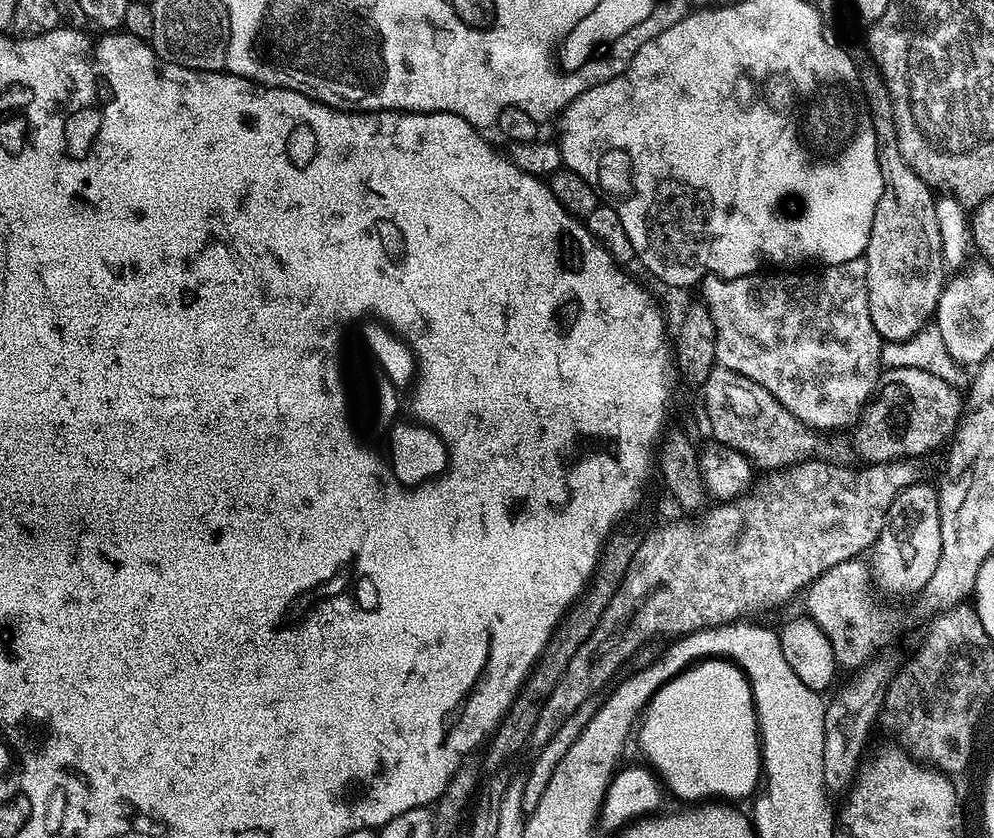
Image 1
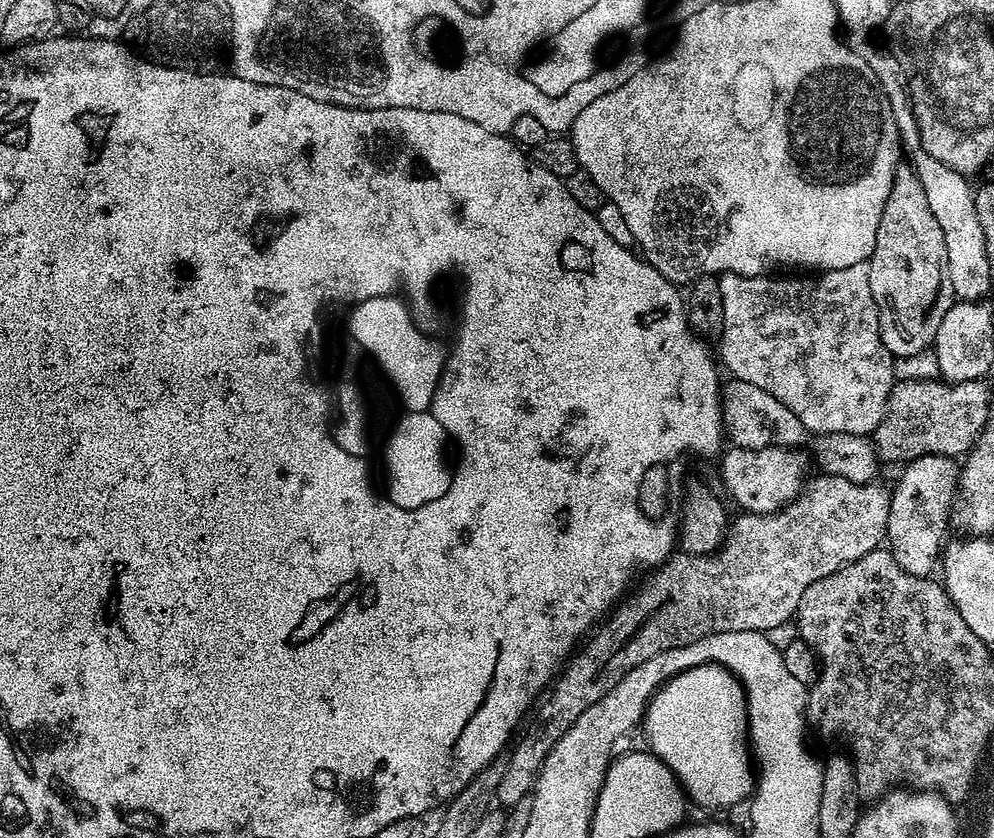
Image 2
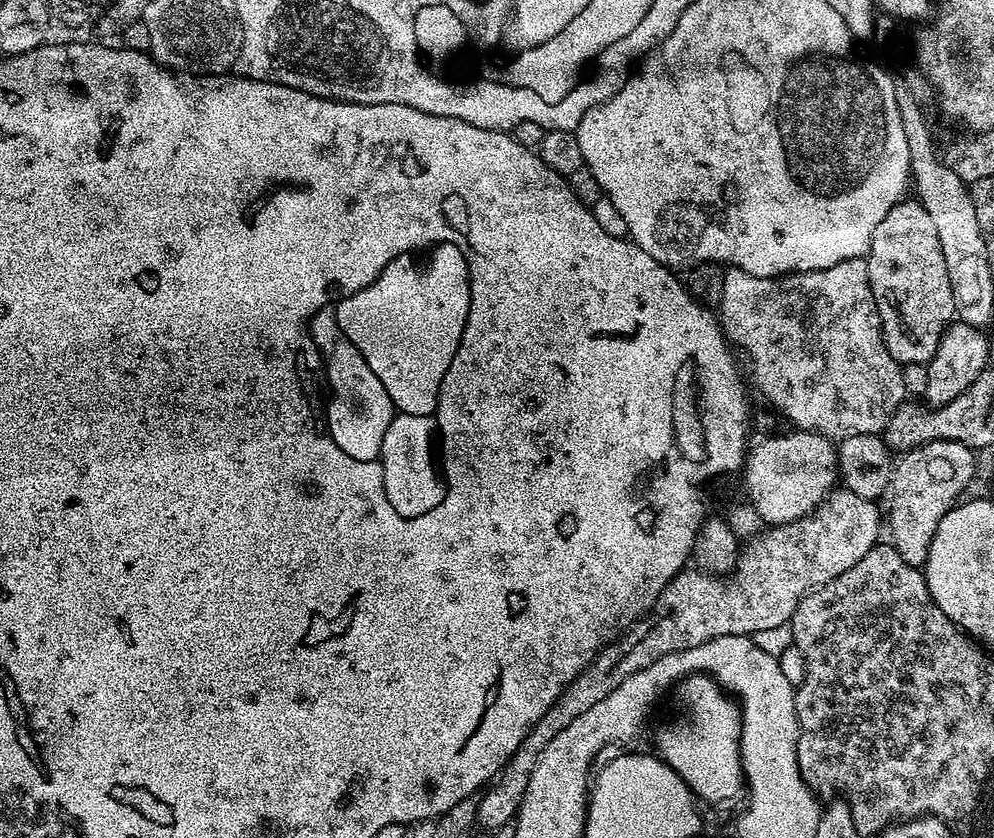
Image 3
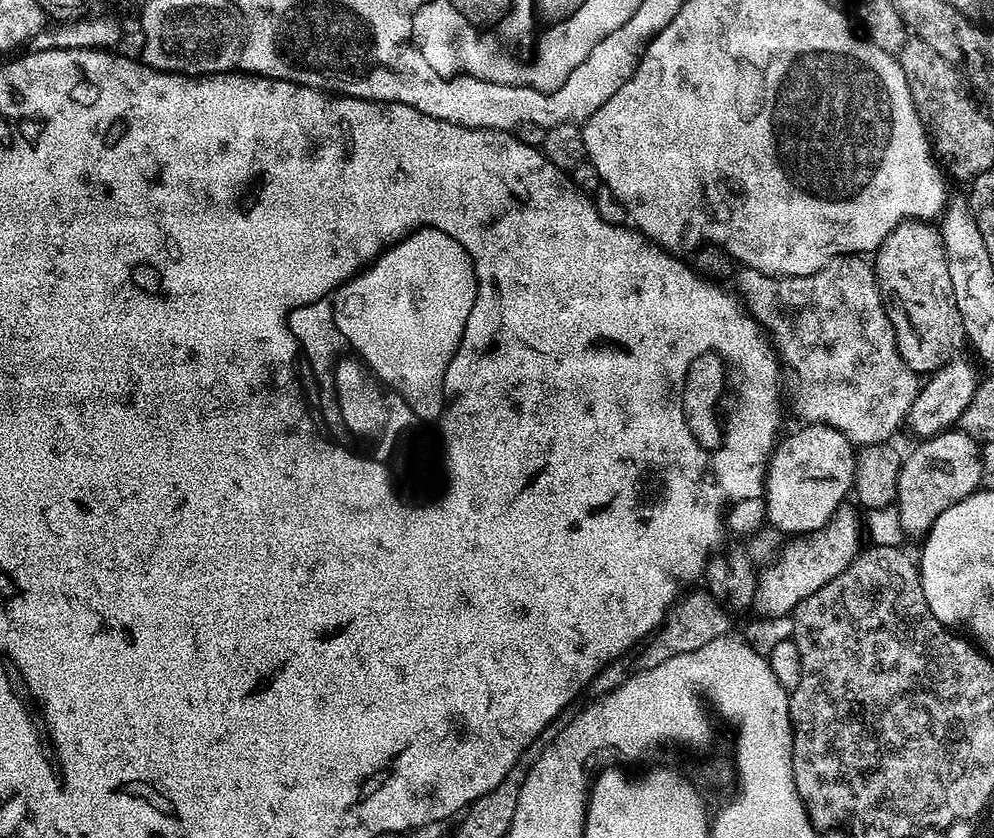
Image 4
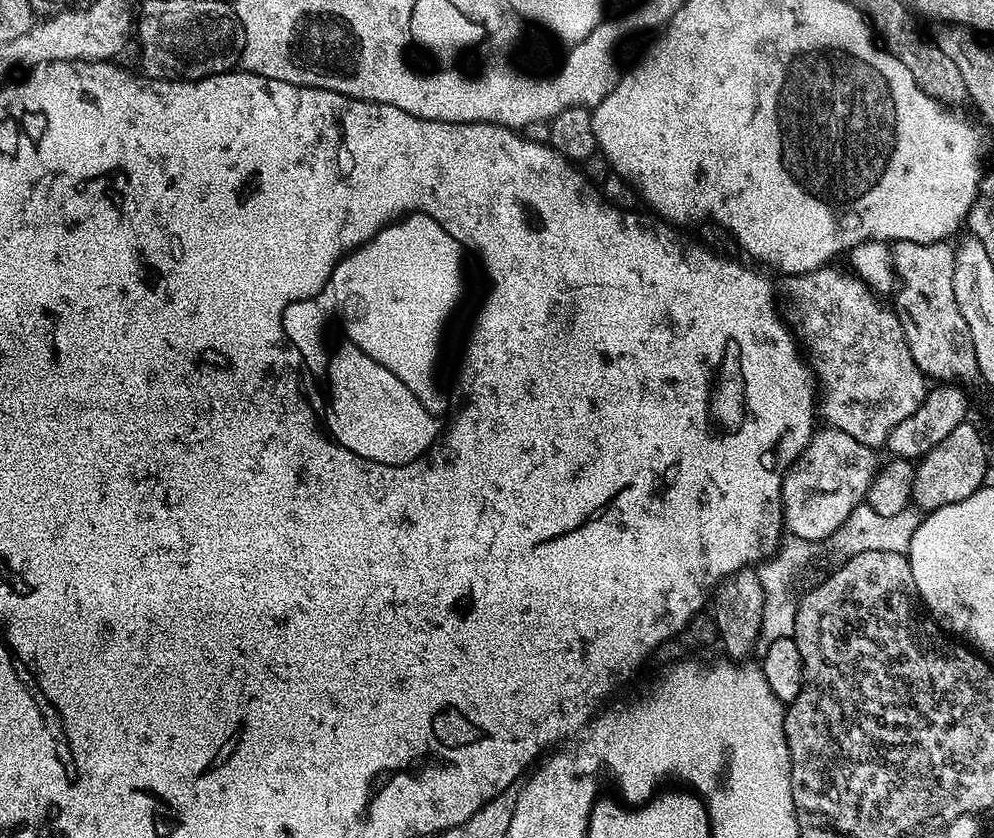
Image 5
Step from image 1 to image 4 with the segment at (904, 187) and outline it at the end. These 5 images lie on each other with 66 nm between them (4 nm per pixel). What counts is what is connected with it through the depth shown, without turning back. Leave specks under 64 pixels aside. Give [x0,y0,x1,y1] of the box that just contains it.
[874,222,966,374]

